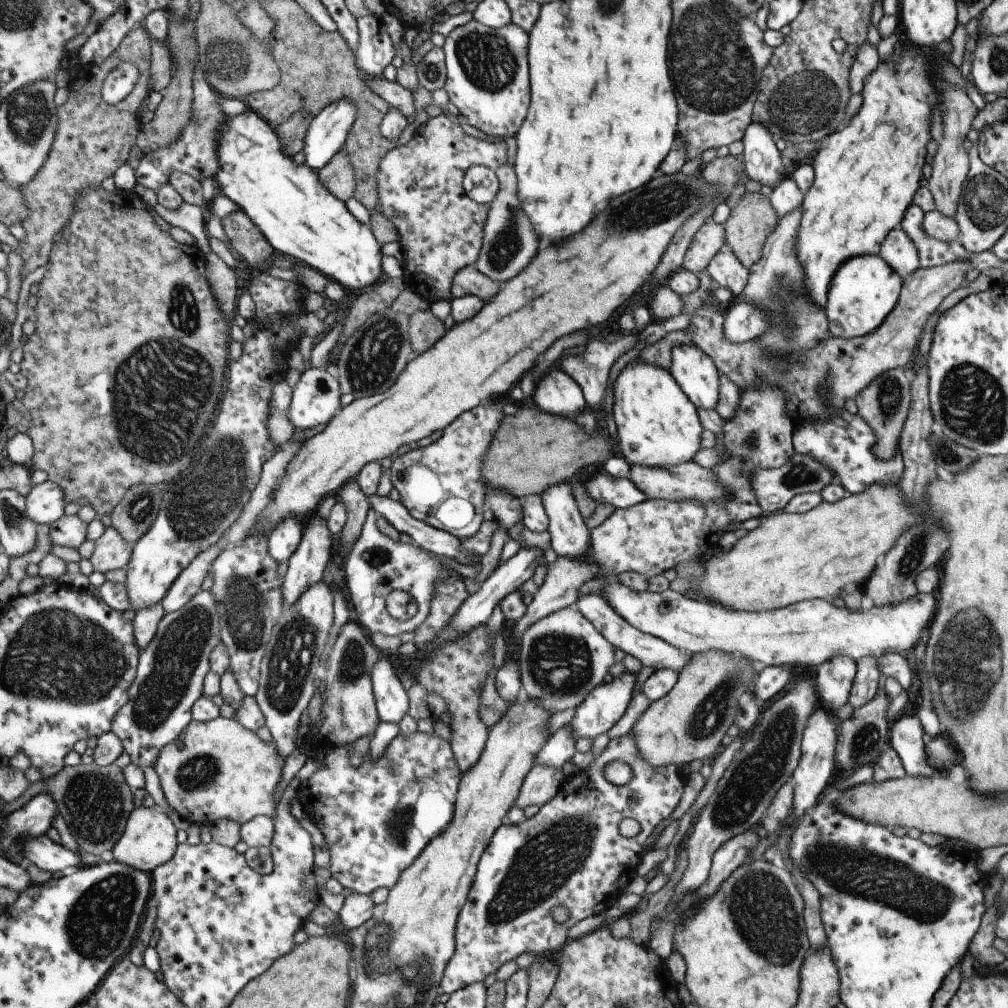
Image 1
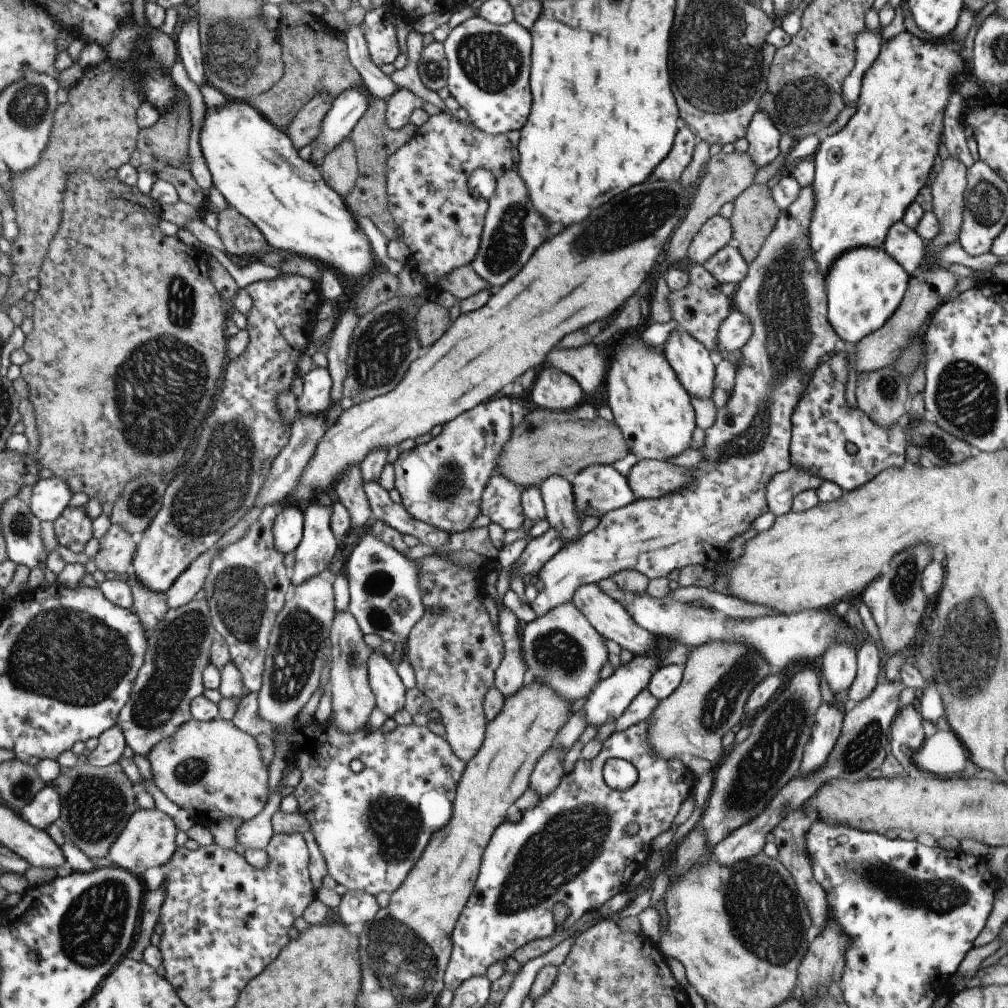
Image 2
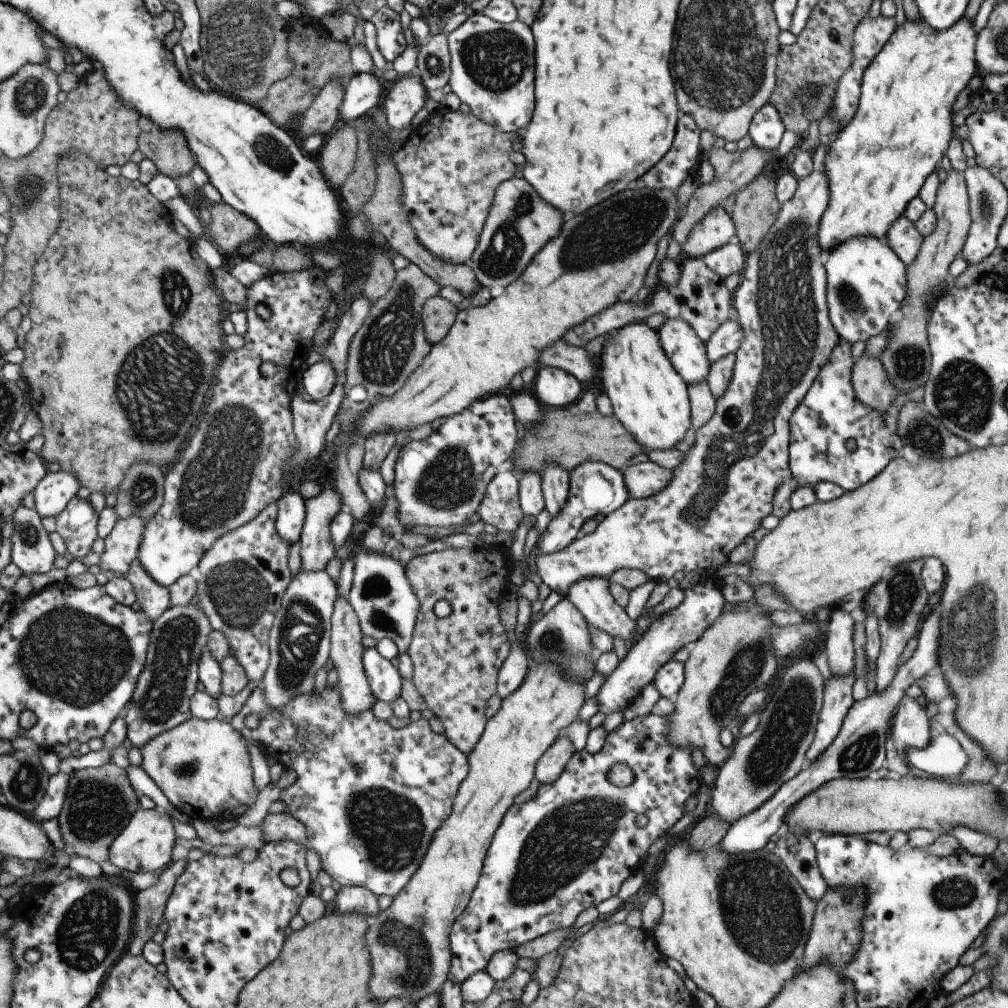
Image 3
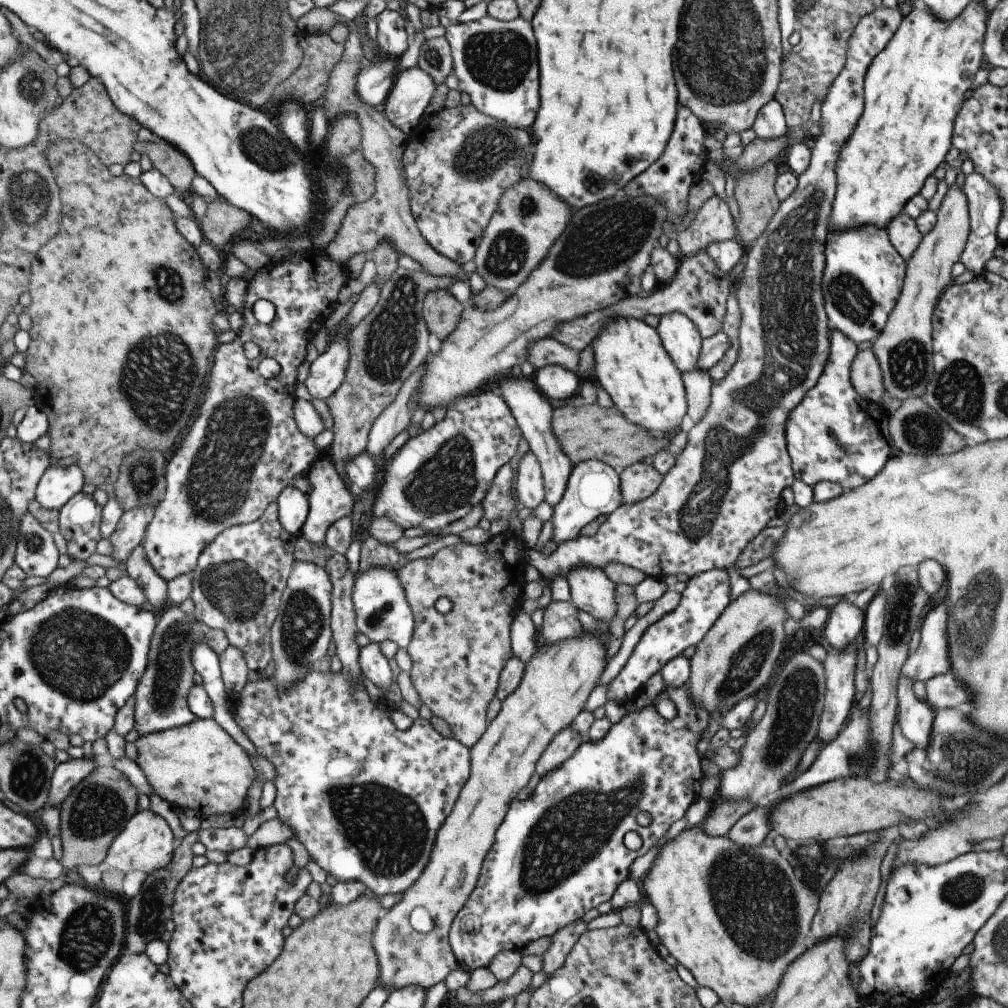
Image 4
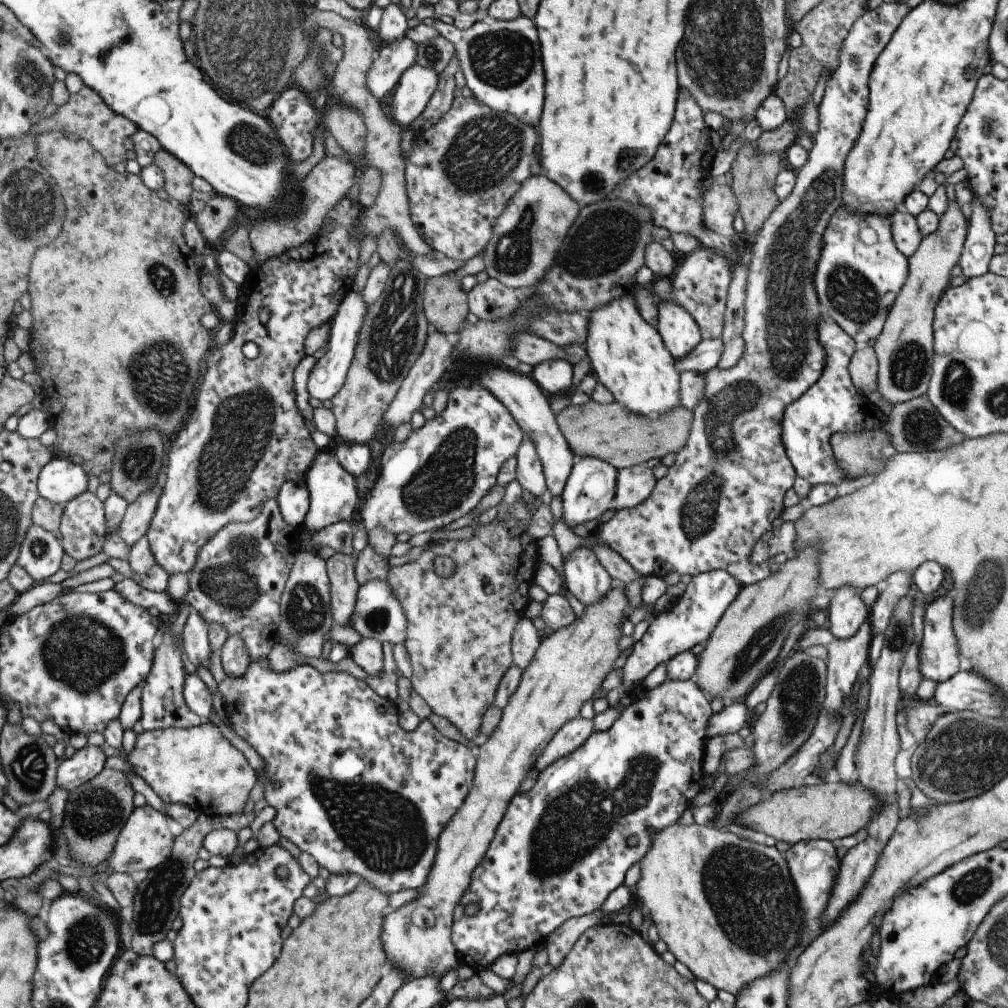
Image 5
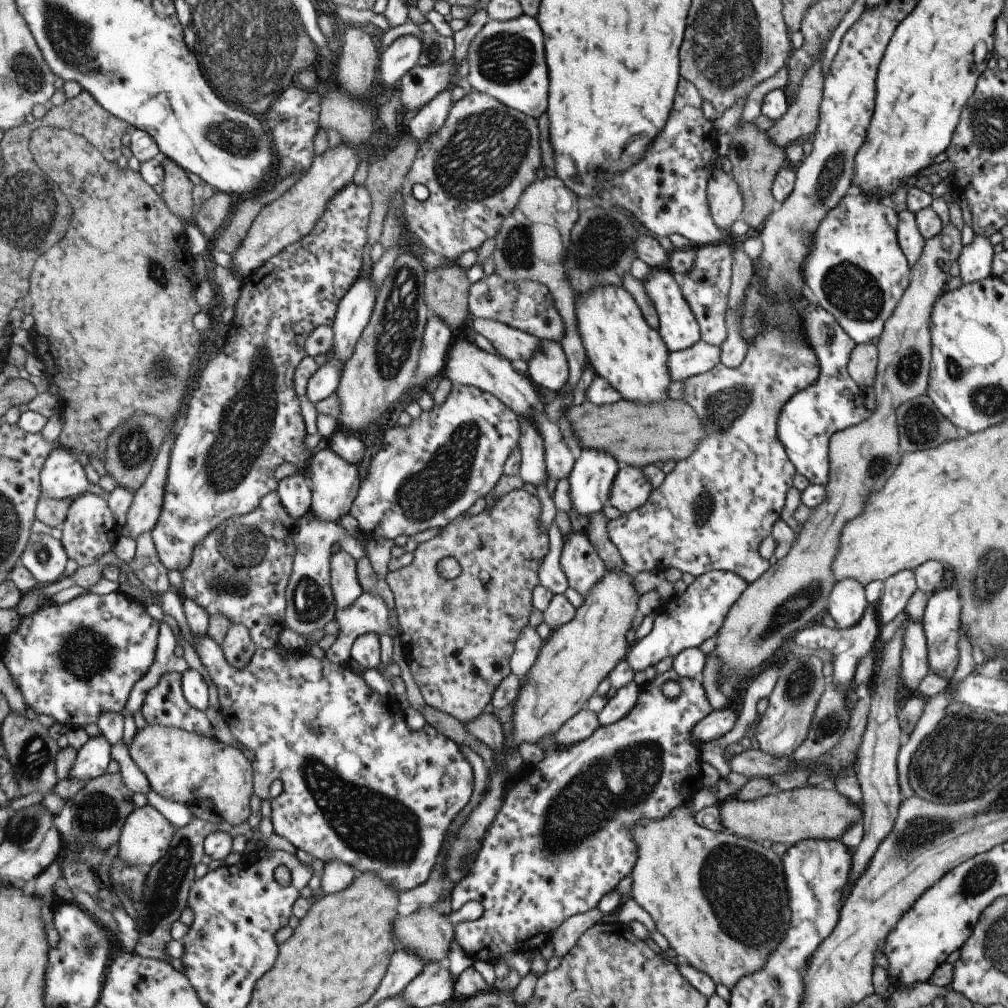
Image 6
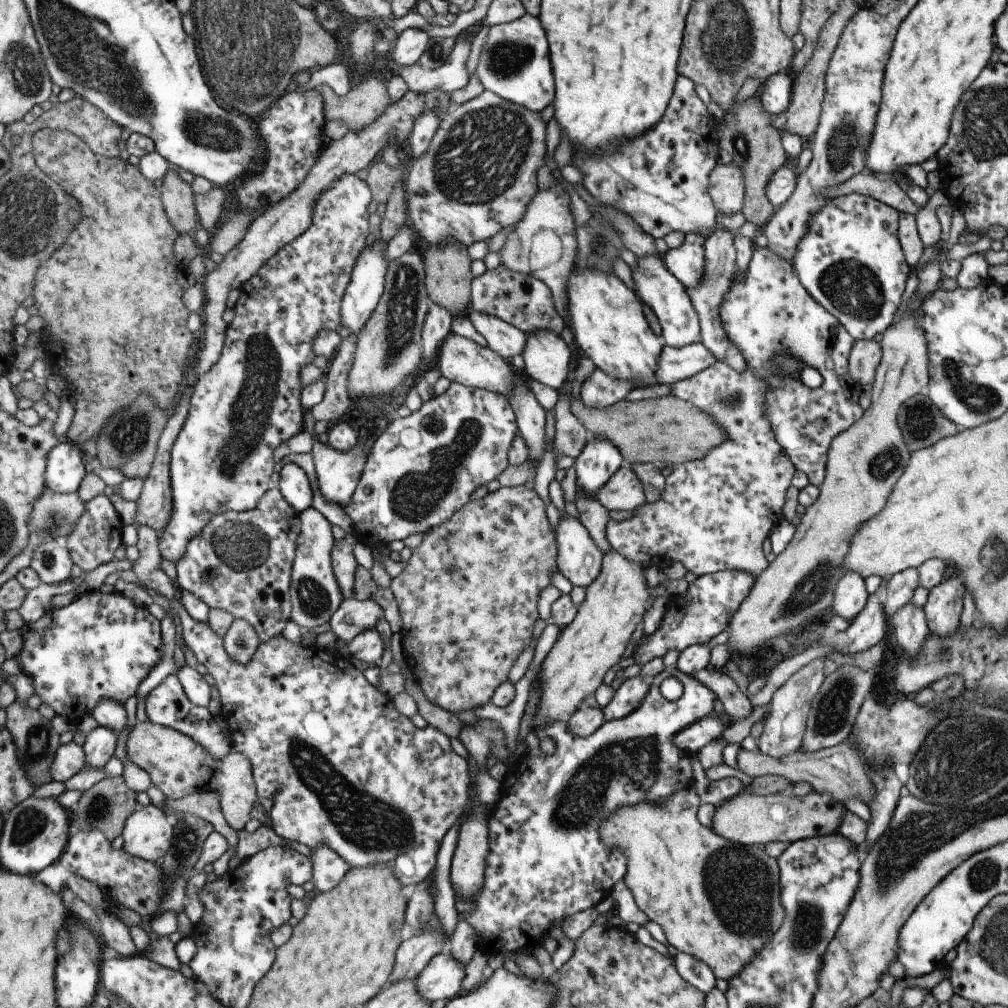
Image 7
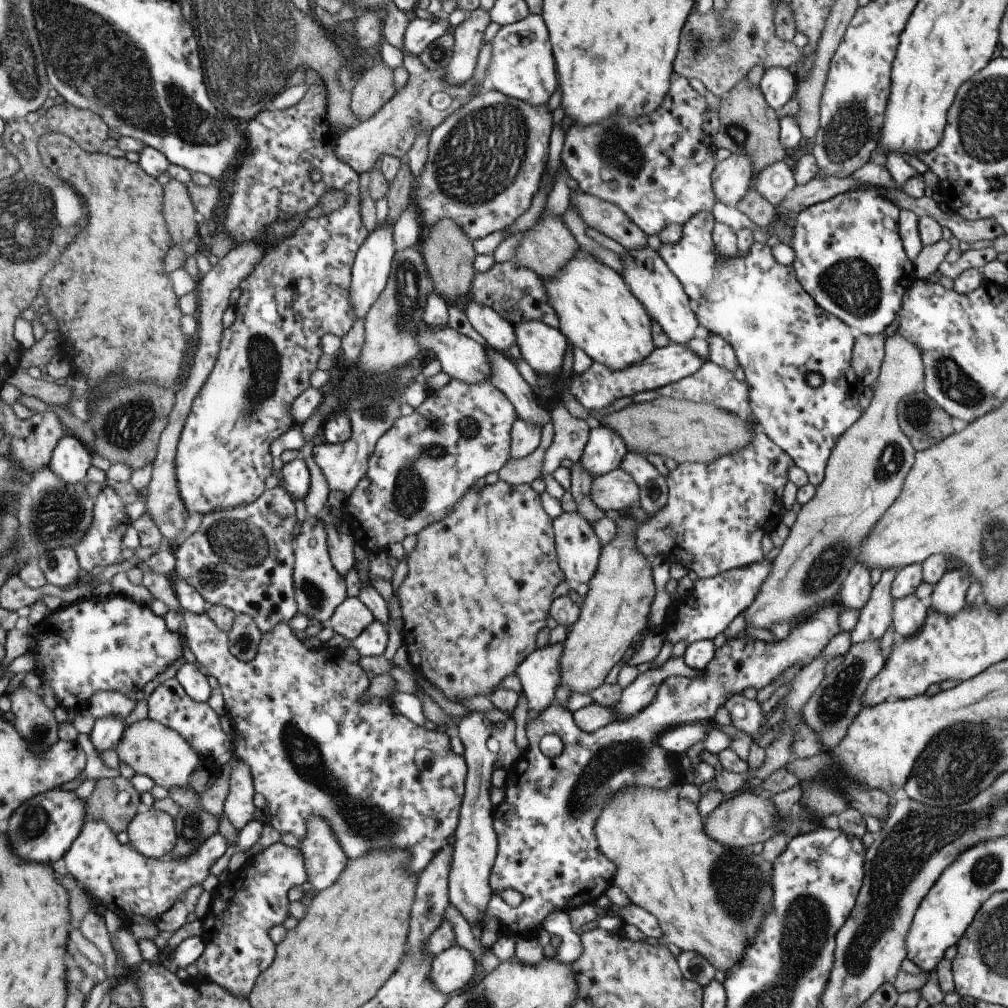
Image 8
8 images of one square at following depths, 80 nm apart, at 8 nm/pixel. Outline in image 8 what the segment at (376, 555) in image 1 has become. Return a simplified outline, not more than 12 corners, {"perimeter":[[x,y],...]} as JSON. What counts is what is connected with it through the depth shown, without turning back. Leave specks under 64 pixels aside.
{"perimeter":[[355,597],[330,614],[329,628],[353,640],[373,621]]}

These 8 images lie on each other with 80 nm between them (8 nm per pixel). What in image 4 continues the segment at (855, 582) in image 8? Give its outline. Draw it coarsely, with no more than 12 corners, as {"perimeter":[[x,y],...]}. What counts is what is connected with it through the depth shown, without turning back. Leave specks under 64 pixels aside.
{"perimeter":[[851,598],[829,608],[823,638],[843,650],[861,635],[863,610]]}

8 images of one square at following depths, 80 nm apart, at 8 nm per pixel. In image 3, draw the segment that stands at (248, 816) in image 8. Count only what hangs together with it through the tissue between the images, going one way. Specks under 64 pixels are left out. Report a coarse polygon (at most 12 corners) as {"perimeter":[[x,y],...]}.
{"perimeter":[[192,717],[151,738],[141,769],[214,825],[254,805],[247,741]]}

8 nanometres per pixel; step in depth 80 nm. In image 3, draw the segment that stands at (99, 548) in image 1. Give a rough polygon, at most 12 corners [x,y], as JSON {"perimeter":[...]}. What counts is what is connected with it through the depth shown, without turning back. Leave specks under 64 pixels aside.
{"perimeter":[[135,516],[115,522],[103,539],[101,573],[125,576],[146,522]]}

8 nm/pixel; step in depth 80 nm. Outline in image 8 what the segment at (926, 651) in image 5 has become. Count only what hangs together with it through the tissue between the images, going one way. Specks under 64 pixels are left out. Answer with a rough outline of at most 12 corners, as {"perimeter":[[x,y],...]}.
{"perimeter":[[967,568],[945,571],[929,609],[950,617],[964,605]]}

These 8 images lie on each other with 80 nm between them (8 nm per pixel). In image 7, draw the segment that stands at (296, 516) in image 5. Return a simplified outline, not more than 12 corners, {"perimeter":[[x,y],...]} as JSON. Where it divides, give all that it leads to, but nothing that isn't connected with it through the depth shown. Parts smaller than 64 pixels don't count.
{"perimeter":[[295,463],[278,472],[277,488],[300,513],[311,504],[309,480]]}

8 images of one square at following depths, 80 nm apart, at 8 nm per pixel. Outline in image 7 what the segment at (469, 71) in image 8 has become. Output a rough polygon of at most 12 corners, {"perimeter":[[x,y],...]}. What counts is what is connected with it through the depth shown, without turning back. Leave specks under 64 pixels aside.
{"perimeter":[[472,28],[454,39],[447,60],[436,69],[395,64],[382,55],[409,91],[451,93],[468,82],[465,60]]}

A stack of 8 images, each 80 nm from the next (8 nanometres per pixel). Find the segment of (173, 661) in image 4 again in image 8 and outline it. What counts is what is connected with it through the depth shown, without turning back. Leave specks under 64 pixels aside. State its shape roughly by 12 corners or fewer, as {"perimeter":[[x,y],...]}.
{"perimeter":[[179,682],[159,684],[147,716],[216,768],[234,757],[233,737],[207,703]]}

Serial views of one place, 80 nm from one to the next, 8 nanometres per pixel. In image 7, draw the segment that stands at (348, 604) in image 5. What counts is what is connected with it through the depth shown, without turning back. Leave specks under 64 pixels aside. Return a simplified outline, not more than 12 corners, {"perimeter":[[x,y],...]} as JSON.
{"perimeter":[[345,534],[330,550],[330,565],[342,600],[352,596],[359,566],[351,548],[356,538]]}

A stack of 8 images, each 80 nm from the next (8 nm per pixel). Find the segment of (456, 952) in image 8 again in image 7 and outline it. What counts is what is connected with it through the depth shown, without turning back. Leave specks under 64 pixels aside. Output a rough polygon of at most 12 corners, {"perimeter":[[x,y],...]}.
{"perimeter":[[448,949],[415,978],[429,1002],[461,993],[464,965]]}

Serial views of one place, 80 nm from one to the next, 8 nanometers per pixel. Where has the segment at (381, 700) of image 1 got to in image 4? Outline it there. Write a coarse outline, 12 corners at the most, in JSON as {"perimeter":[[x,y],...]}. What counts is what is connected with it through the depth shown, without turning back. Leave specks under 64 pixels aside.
{"perimeter":[[378,644],[361,647],[361,674],[382,692],[393,681],[387,659]]}

